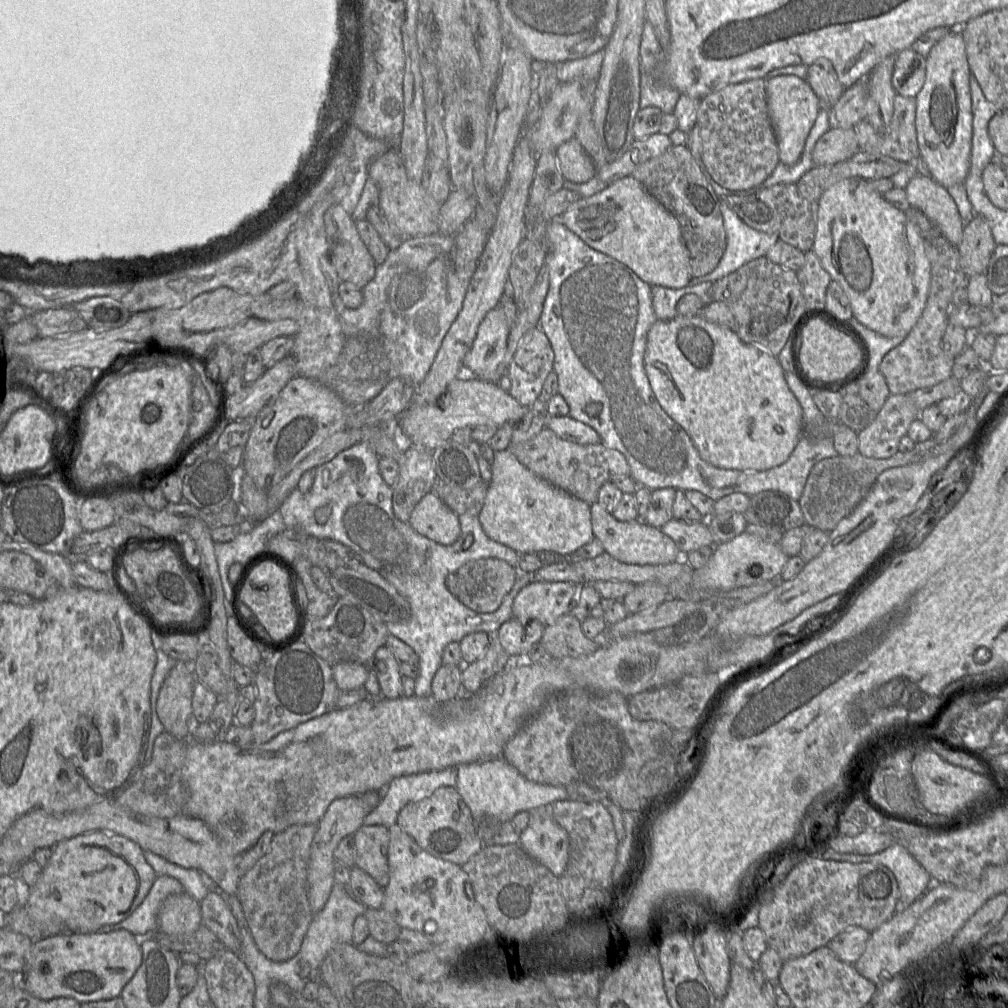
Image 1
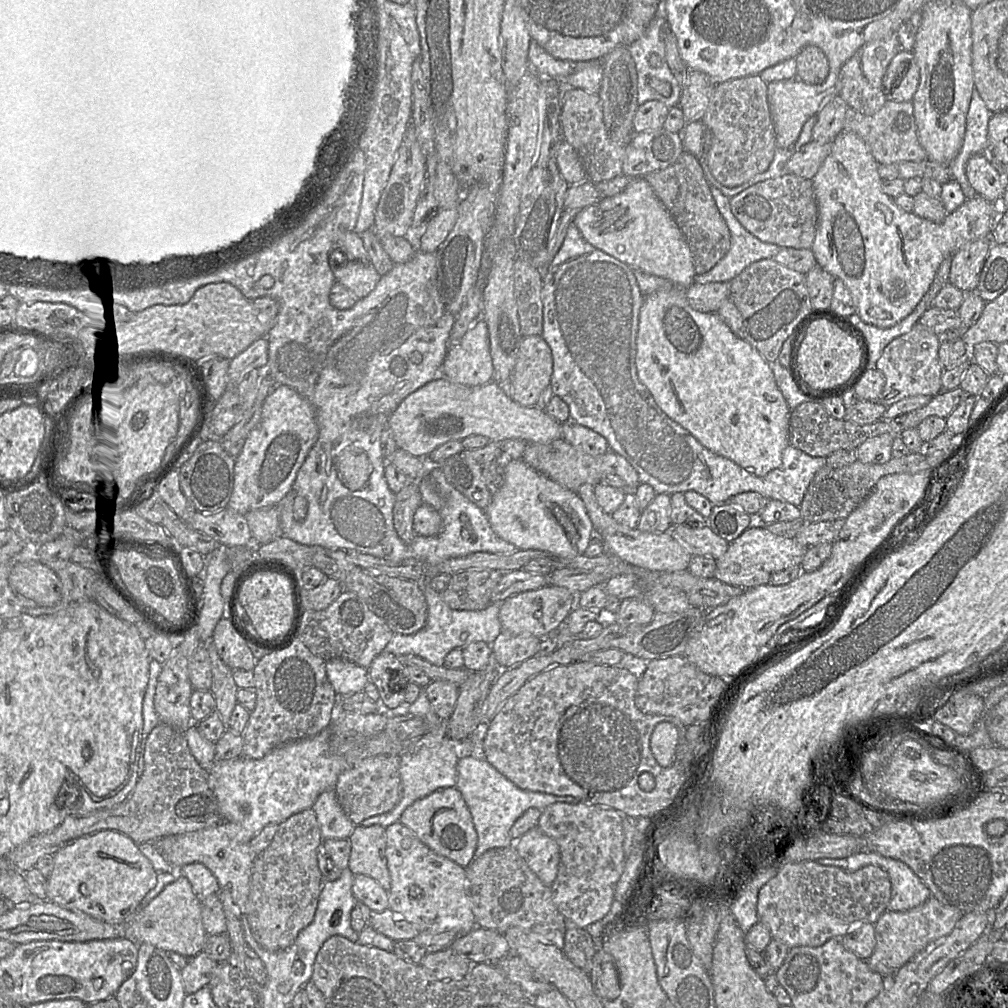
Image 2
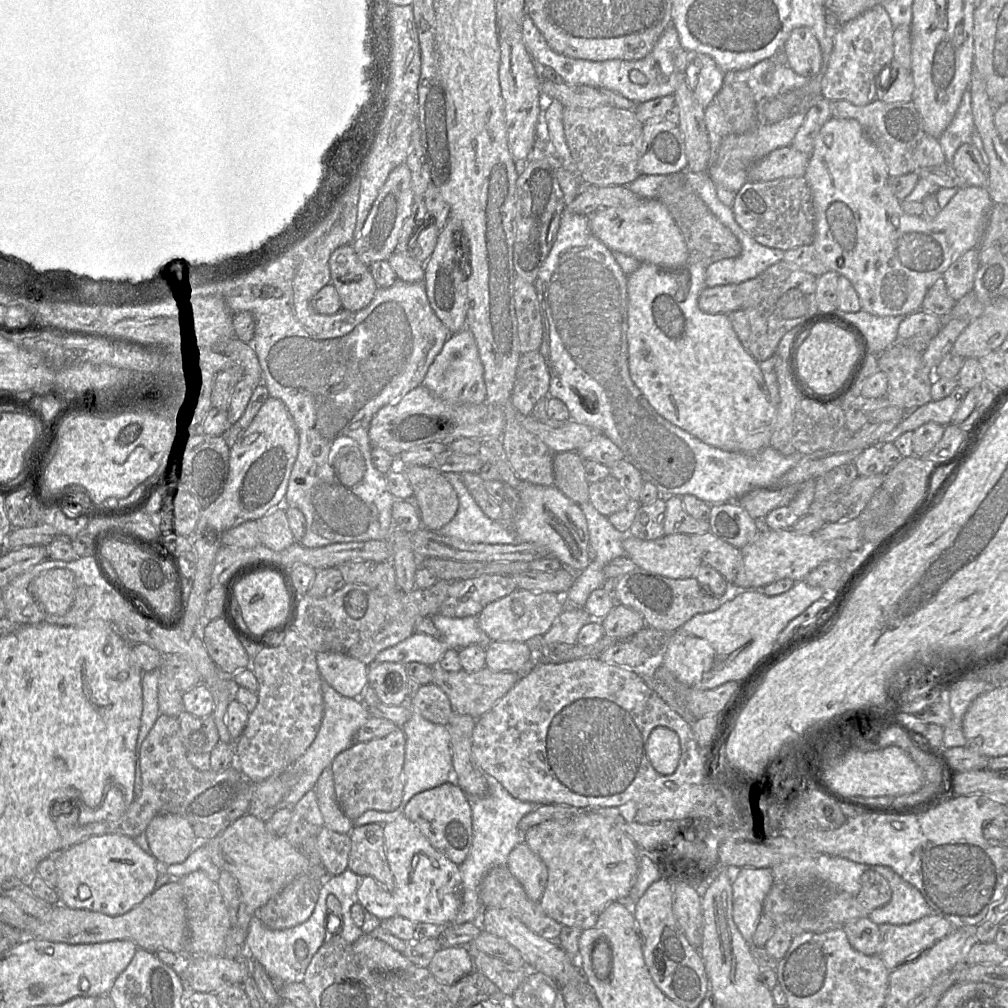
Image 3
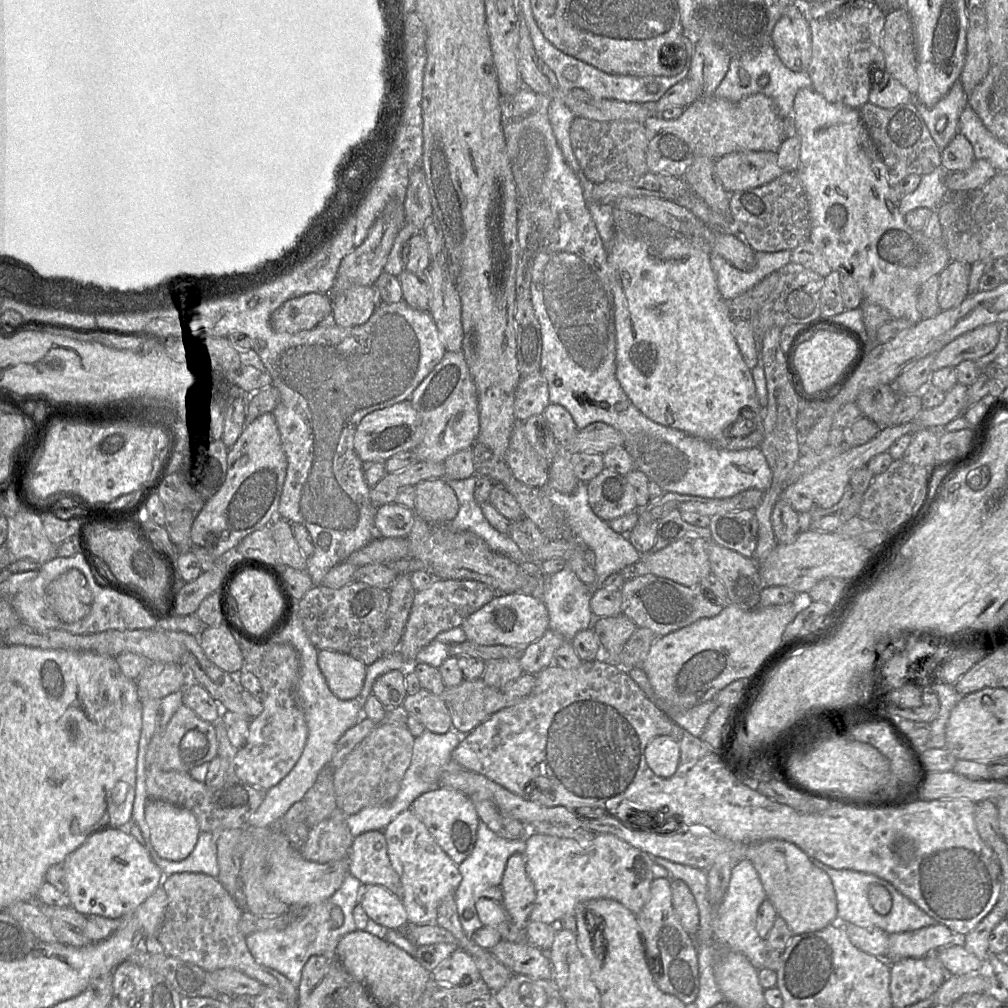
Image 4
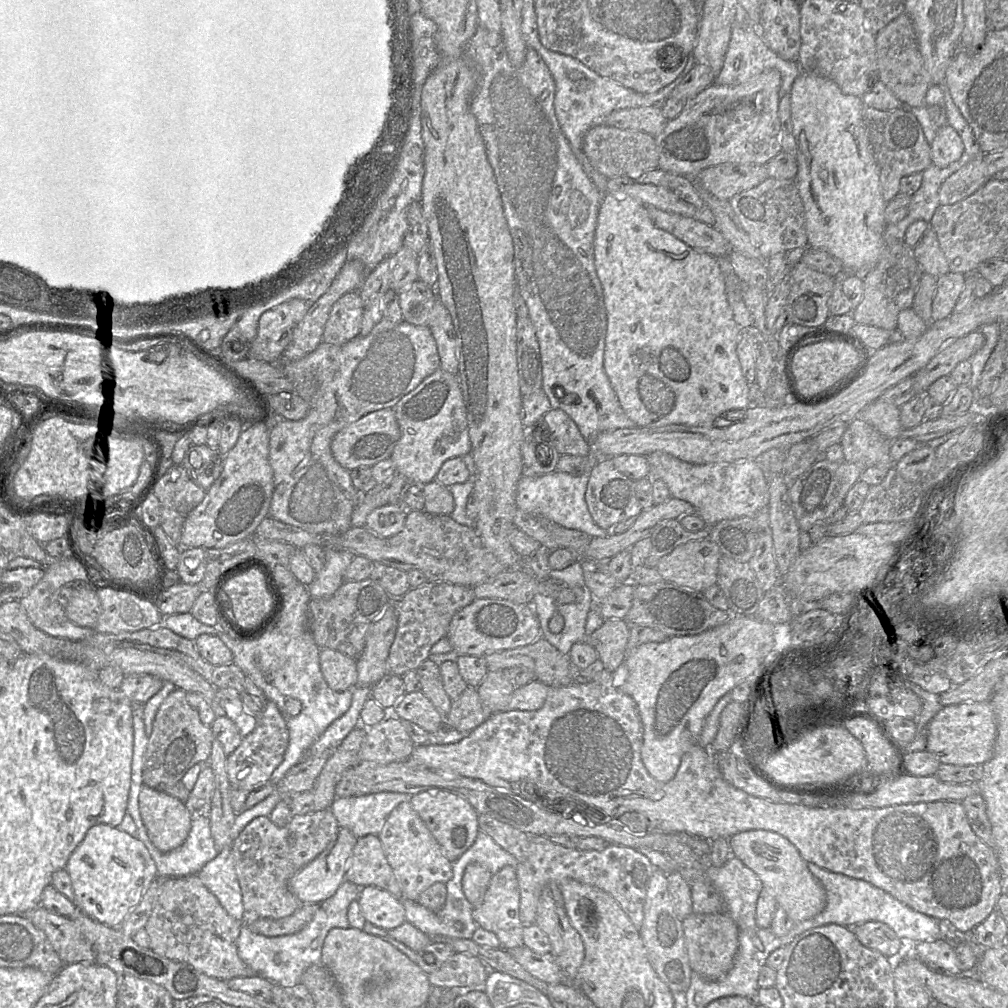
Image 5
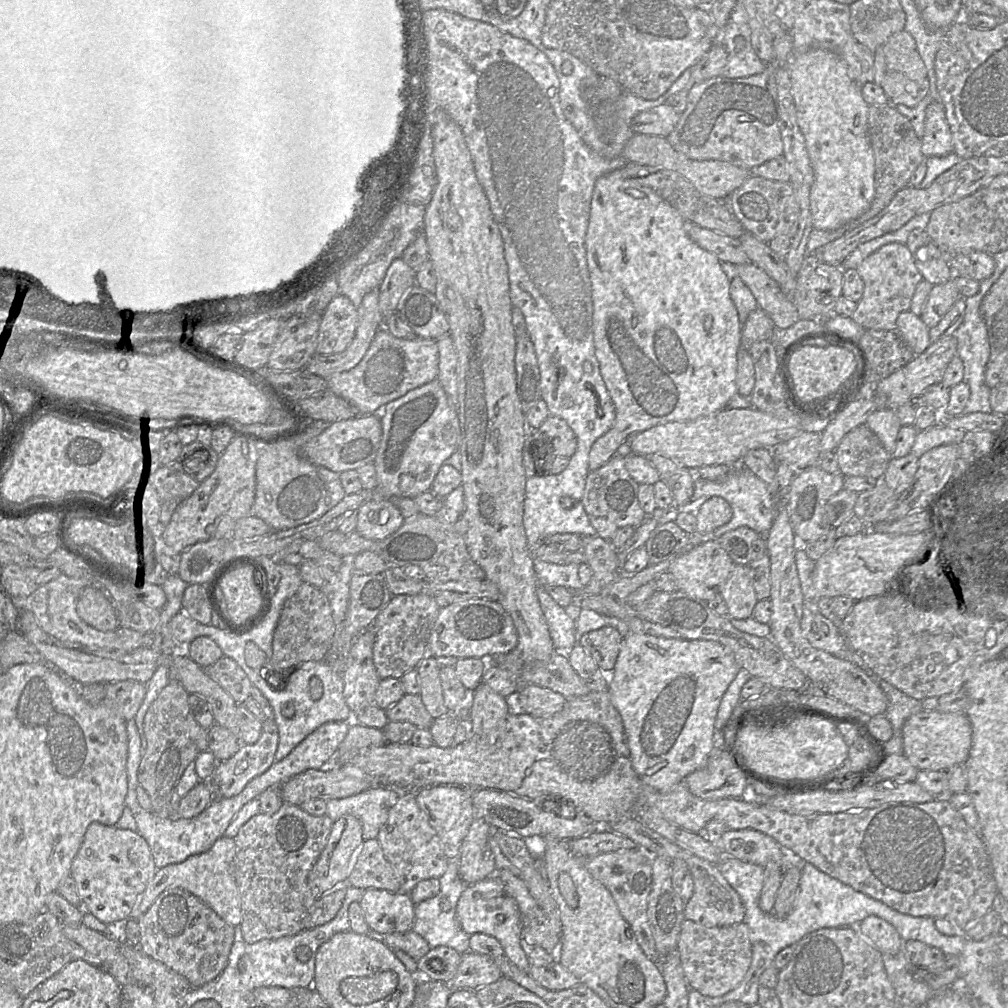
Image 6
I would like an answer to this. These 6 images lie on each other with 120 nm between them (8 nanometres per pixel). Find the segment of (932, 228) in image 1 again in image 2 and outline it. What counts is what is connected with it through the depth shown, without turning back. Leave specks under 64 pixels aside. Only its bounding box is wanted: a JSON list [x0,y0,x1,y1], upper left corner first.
[874,323,944,407]

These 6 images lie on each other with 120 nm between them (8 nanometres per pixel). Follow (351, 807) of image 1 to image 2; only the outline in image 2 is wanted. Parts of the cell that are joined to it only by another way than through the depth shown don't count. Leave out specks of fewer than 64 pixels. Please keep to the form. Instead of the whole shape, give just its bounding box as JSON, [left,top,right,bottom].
[312,788,355,843]

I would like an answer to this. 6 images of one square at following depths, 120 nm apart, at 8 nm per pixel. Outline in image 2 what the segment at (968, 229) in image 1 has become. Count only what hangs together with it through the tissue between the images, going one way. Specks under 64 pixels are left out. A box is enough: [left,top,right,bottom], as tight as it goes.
[949,238,993,292]

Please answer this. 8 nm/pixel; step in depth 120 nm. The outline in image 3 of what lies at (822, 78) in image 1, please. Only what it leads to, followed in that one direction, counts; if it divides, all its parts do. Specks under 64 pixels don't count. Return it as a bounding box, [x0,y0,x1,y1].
[782,28,822,78]

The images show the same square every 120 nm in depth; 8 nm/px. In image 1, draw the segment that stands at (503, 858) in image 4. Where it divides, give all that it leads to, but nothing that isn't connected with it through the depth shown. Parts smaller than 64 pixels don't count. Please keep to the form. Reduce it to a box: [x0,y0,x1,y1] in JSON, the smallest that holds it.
[455,757,568,826]

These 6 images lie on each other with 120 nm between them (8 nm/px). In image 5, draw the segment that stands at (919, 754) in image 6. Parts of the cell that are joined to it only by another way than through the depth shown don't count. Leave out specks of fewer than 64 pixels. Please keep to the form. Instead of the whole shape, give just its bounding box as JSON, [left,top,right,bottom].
[926,701,996,765]

